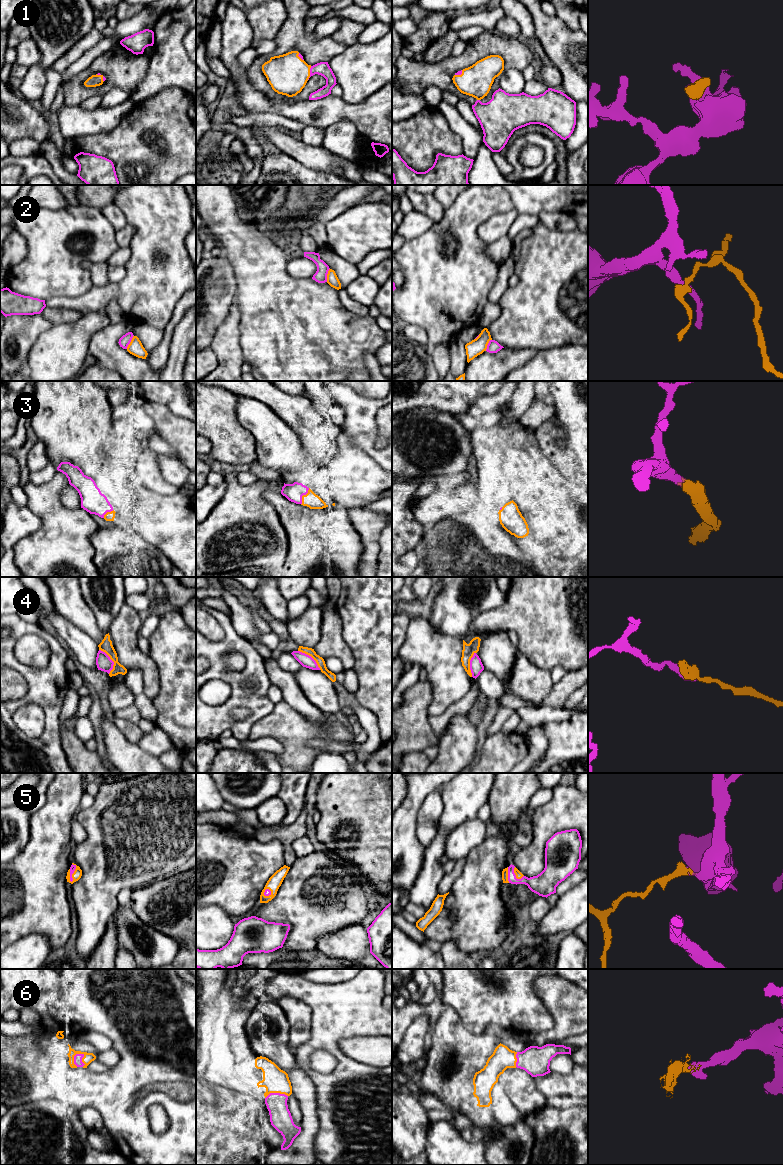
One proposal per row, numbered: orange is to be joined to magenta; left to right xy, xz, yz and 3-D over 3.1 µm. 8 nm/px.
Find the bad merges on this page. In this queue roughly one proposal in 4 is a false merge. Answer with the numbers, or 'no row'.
2

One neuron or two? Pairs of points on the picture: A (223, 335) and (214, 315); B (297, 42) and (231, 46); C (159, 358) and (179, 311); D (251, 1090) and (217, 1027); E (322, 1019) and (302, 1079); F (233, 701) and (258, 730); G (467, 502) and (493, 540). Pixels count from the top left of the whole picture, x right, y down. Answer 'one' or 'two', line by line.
A: two
B: two
C: one
D: one
E: two
F: two
G: two

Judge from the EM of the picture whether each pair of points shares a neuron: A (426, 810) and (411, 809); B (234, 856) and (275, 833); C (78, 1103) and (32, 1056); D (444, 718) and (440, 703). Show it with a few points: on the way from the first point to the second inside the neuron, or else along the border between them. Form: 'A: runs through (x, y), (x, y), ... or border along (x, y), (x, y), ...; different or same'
A: border along (432, 791), (428, 794), (418, 812), (416, 833); different
B: border along (254, 838), (260, 841), (277, 840), (283, 850); different
C: border along (40, 1047), (48, 1059), (49, 1065), (47, 1070); different
D: border along (461, 698), (454, 701), (443, 712), (429, 717); different

